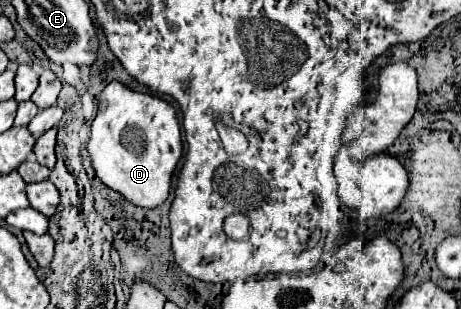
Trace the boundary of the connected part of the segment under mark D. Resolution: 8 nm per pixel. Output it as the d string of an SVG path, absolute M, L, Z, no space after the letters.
M113 80L99 92L97 116L91 122L87 154L95 174L131 204L155 208L167 200L171 174L183 154L181 128L173 106L161 98L135 92Z

